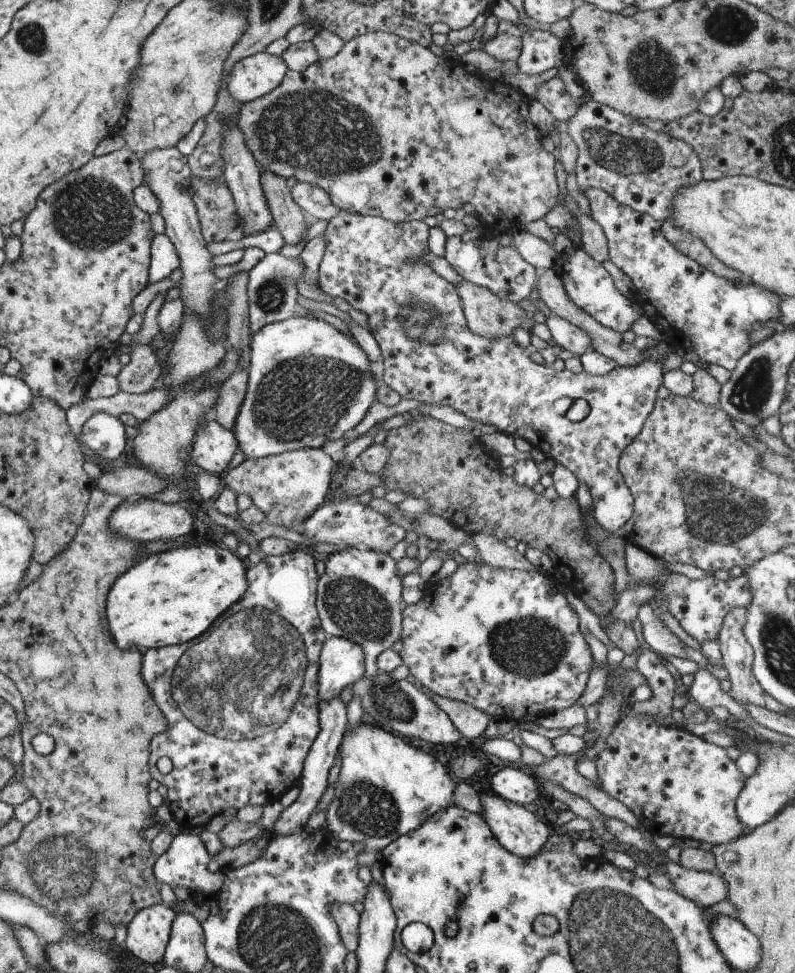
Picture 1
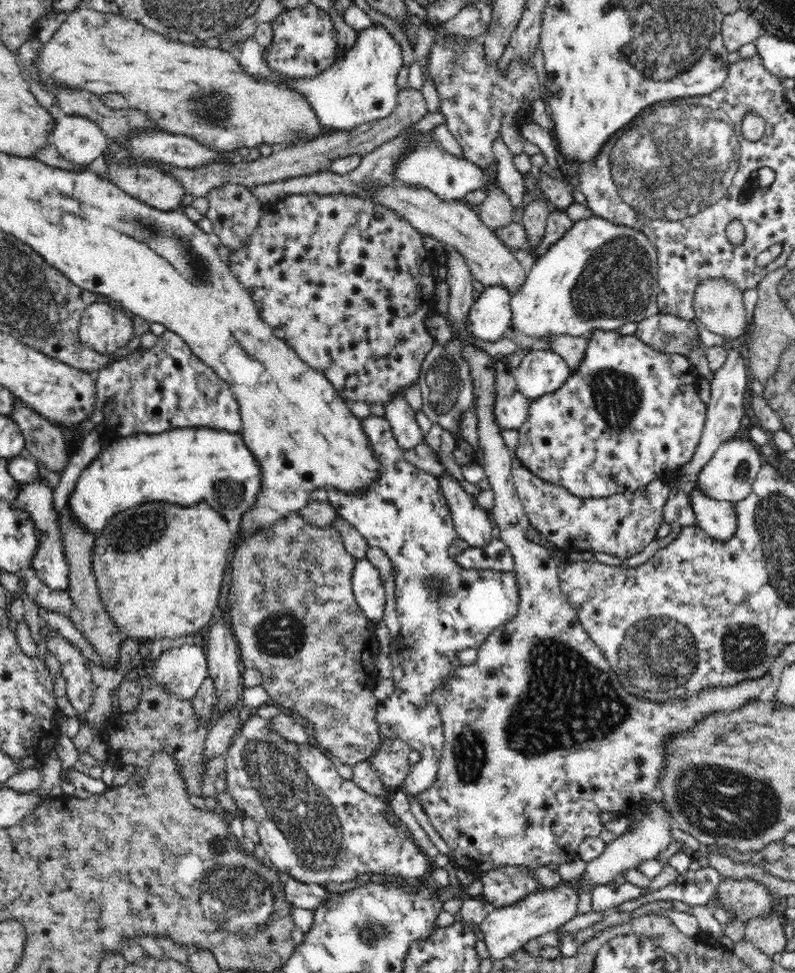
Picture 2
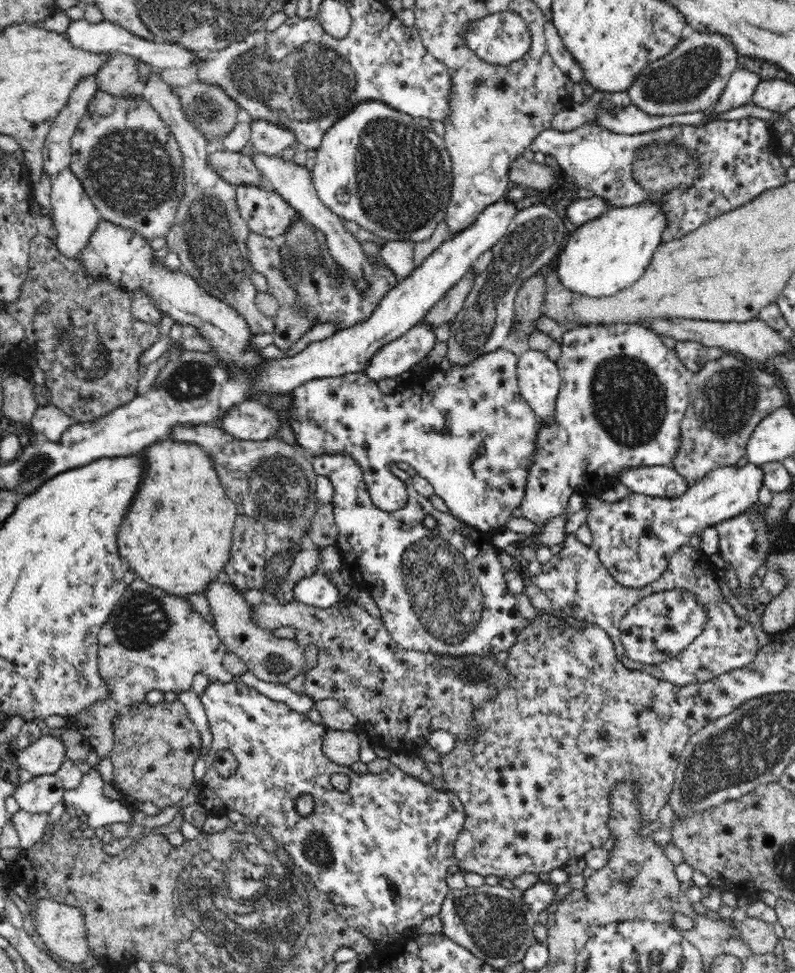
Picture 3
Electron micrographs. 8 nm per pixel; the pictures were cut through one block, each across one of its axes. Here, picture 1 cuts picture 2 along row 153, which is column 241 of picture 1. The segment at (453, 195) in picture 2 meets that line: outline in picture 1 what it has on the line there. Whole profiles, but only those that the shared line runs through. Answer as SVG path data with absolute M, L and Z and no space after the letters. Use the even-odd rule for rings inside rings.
M296 313L285 320L266 324L250 336L250 356L247 369L248 379L246 384L245 396L239 406L237 416L233 422L232 433L237 441L237 449L241 450L245 459L257 460L265 456L273 456L292 450L320 449L325 442L338 440L343 437L343 433L354 428L365 416L365 412L372 405L373 397L376 394L375 376L370 370L369 358L365 352L359 348L359 344L353 341L351 336L336 330L333 326L322 319L306 317L303 314Z

